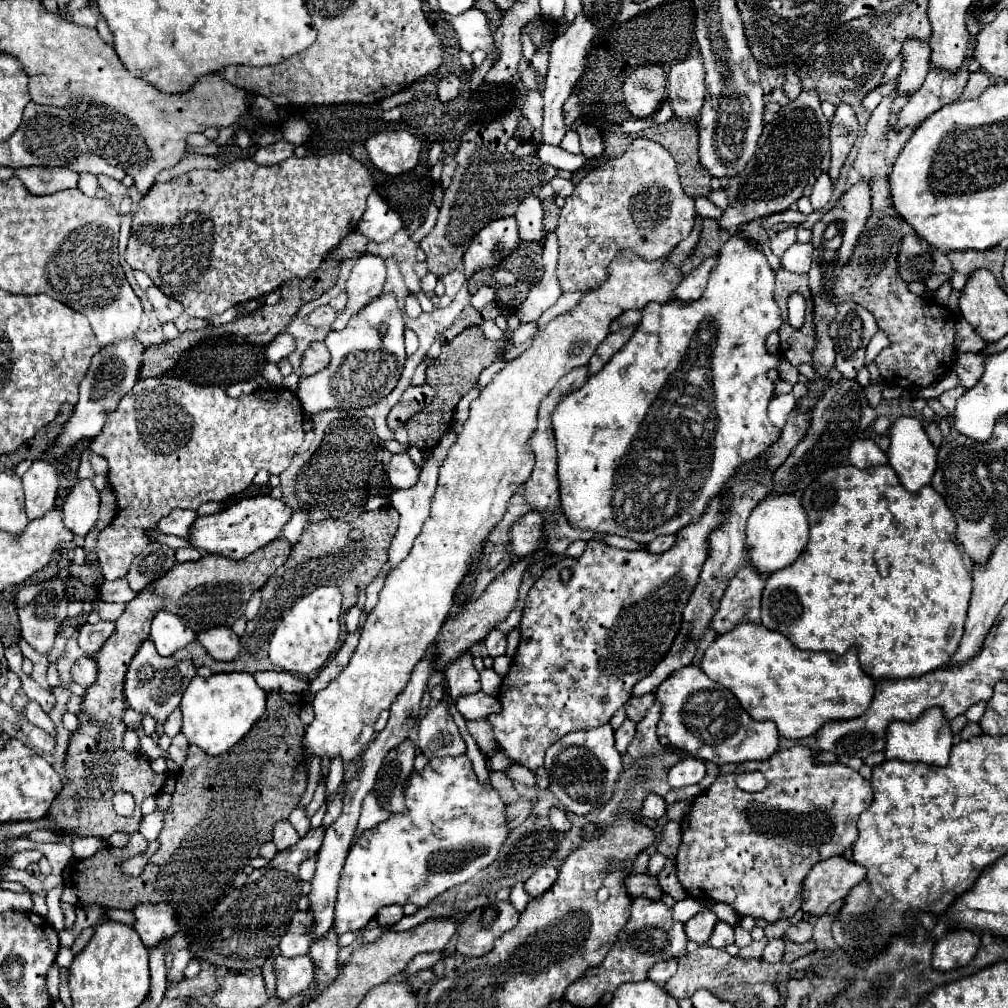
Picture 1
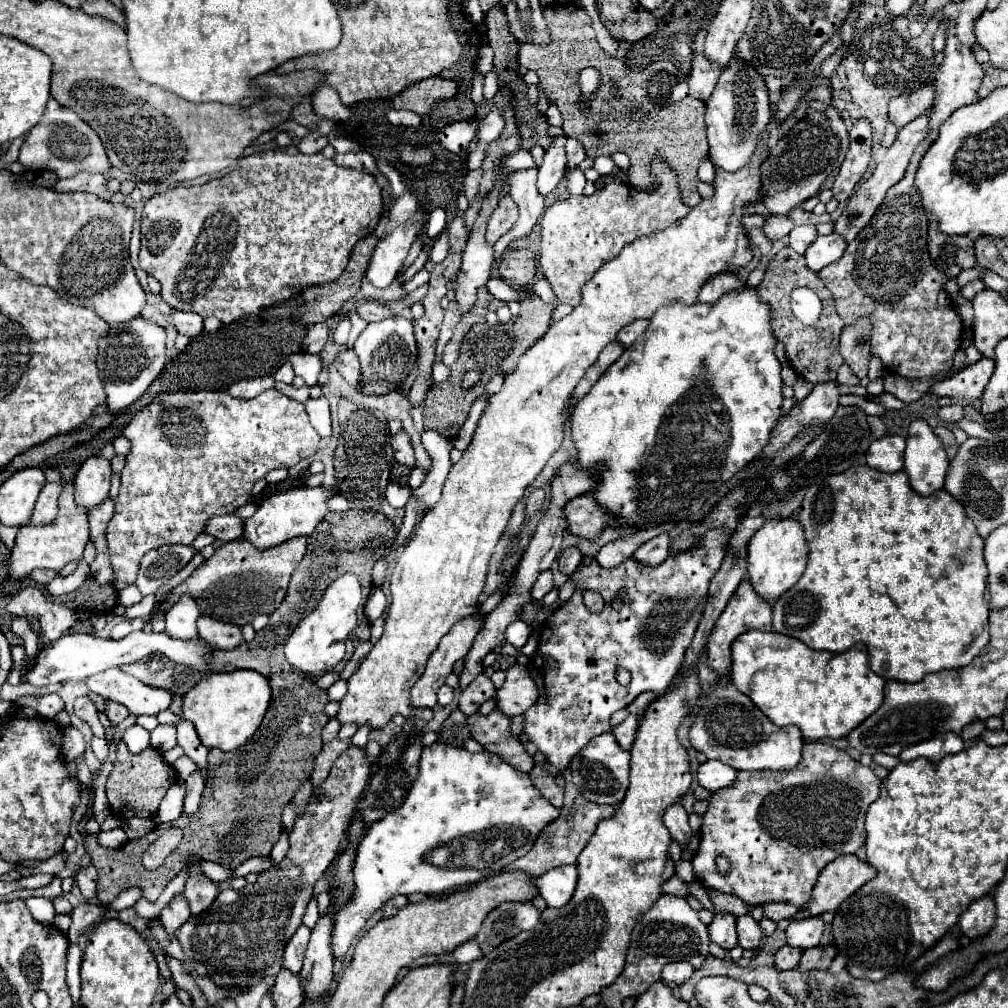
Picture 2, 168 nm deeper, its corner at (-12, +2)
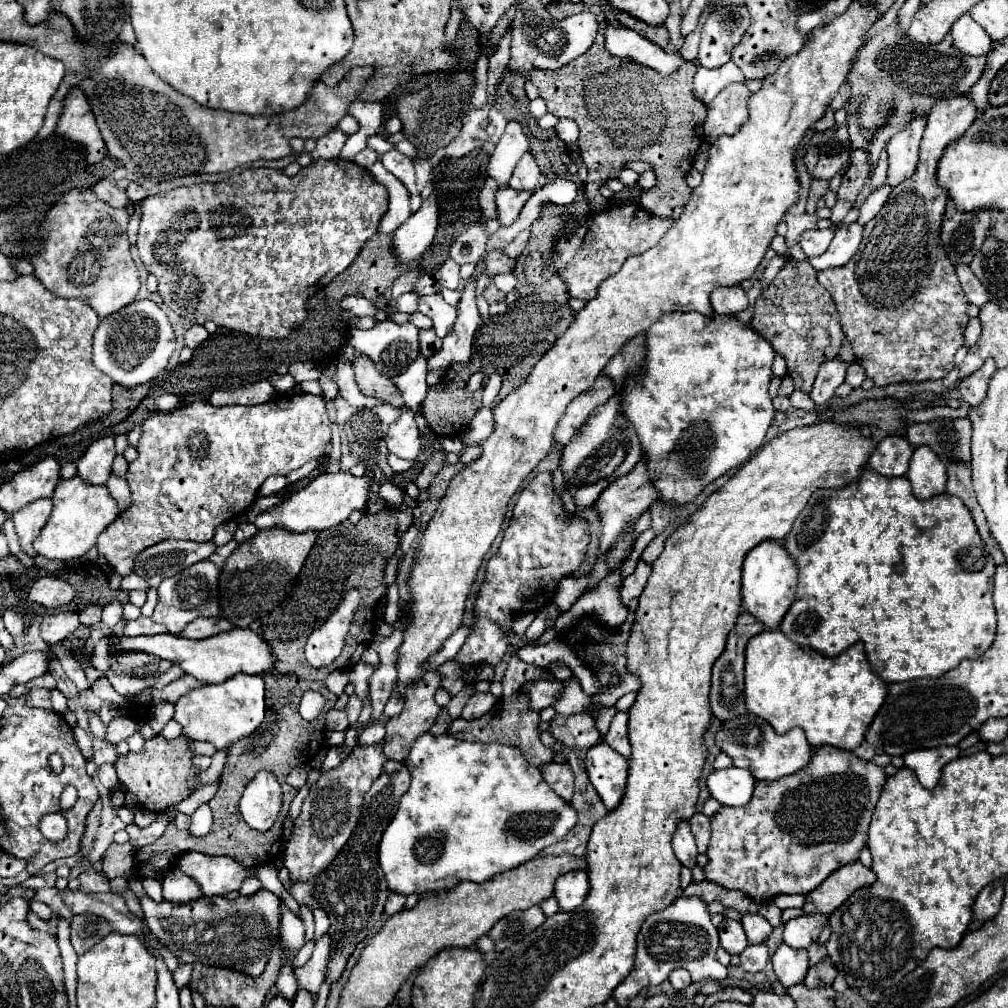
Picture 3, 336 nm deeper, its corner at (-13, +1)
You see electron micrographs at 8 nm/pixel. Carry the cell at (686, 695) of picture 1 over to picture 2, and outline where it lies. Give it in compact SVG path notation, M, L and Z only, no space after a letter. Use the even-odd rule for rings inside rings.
M719 681L711 689L711 695L705 699L701 713L689 731L689 739L697 751L707 755L707 759L719 759L719 761L723 761L739 771L767 771L767 769L769 771L789 771L789 769L795 769L799 765L801 751L803 751L803 735L795 725L787 725L787 727L773 725L753 705L753 701L747 695L743 695L741 691L737 691L735 685L729 681Z

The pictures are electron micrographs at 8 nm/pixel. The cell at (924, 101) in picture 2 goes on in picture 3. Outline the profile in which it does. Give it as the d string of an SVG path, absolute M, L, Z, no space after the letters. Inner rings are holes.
M914 114L914 118L900 130L894 138L890 138L888 150L888 178L890 186L900 184L902 180L910 178L918 164L918 144L926 126L926 114Z

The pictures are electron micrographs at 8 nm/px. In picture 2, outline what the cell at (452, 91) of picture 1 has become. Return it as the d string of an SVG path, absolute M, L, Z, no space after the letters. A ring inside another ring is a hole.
M431 77L423 79L419 83L409 85L401 93L393 97L393 107L395 109L407 109L417 115L429 115L435 107L437 101L453 99L457 93L459 85L455 81L447 81L441 77Z

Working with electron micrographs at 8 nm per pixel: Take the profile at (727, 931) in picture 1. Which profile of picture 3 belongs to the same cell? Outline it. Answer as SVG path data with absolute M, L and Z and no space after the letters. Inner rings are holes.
M744 914L740 922L744 926L744 932L746 932L750 944L766 942L766 938L772 932L772 926L768 924L768 920L764 916L760 916L760 914Z

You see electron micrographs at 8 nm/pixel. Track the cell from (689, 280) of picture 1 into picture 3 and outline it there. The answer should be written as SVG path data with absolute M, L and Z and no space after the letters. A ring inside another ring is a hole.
M724 286L710 294L710 304L714 308L714 314L736 316L738 312L746 310L748 298L740 286Z

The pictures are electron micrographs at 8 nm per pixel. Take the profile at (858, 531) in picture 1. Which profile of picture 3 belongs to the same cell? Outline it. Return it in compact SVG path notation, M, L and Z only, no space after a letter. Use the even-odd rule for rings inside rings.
M864 468L860 472L858 480L850 482L844 488L816 490L810 496L810 502L806 504L802 514L796 518L790 534L784 540L784 546L796 558L800 576L798 576L796 600L792 602L790 610L784 614L778 628L786 638L794 640L796 644L800 644L804 648L812 648L812 650L832 658L832 656L842 654L850 644L864 642L870 668L874 670L874 674L878 674L878 678L892 684L892 682L906 682L906 680L914 680L914 678L942 676L948 670L956 668L966 658L980 658L994 640L996 612L994 612L994 604L992 604L992 588L994 588L992 578L994 578L996 564L990 558L990 554L986 552L986 546L976 530L970 510L956 496L950 496L944 492L944 494L938 494L928 500L918 500L912 494L908 478L904 478L904 476L902 478L886 478L870 468Z

